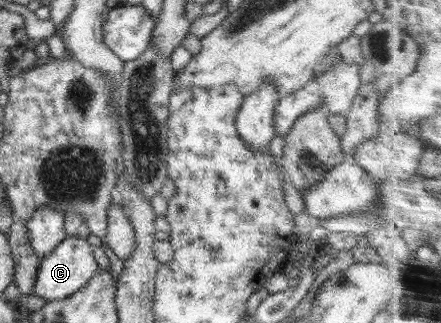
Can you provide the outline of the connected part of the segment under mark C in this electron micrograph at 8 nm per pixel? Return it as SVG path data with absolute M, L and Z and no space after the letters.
M66 236L42 258L36 274L34 294L40 295L46 301L54 301L63 300L81 290L99 269L93 257L93 249L87 239Z

